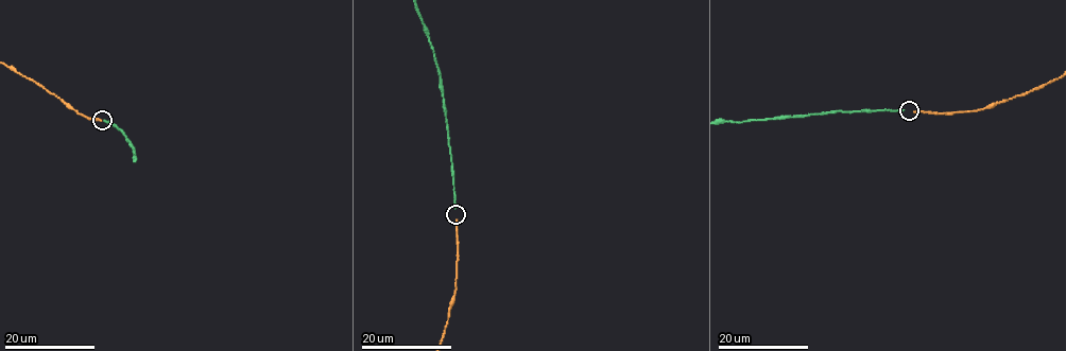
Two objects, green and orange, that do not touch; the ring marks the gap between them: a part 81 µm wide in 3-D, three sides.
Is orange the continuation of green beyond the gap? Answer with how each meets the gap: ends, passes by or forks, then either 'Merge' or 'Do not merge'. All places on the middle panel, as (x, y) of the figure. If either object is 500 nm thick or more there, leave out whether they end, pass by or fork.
At the ring green ends. At the ring orange ends. Merge

